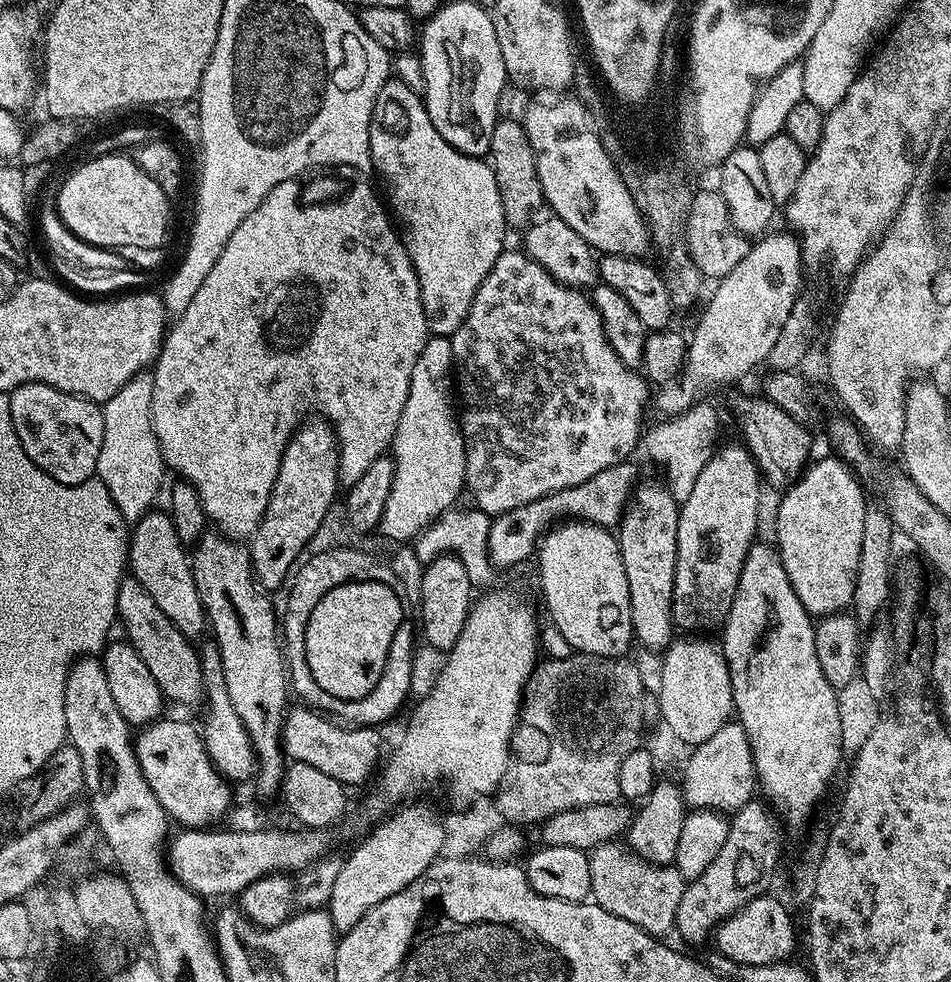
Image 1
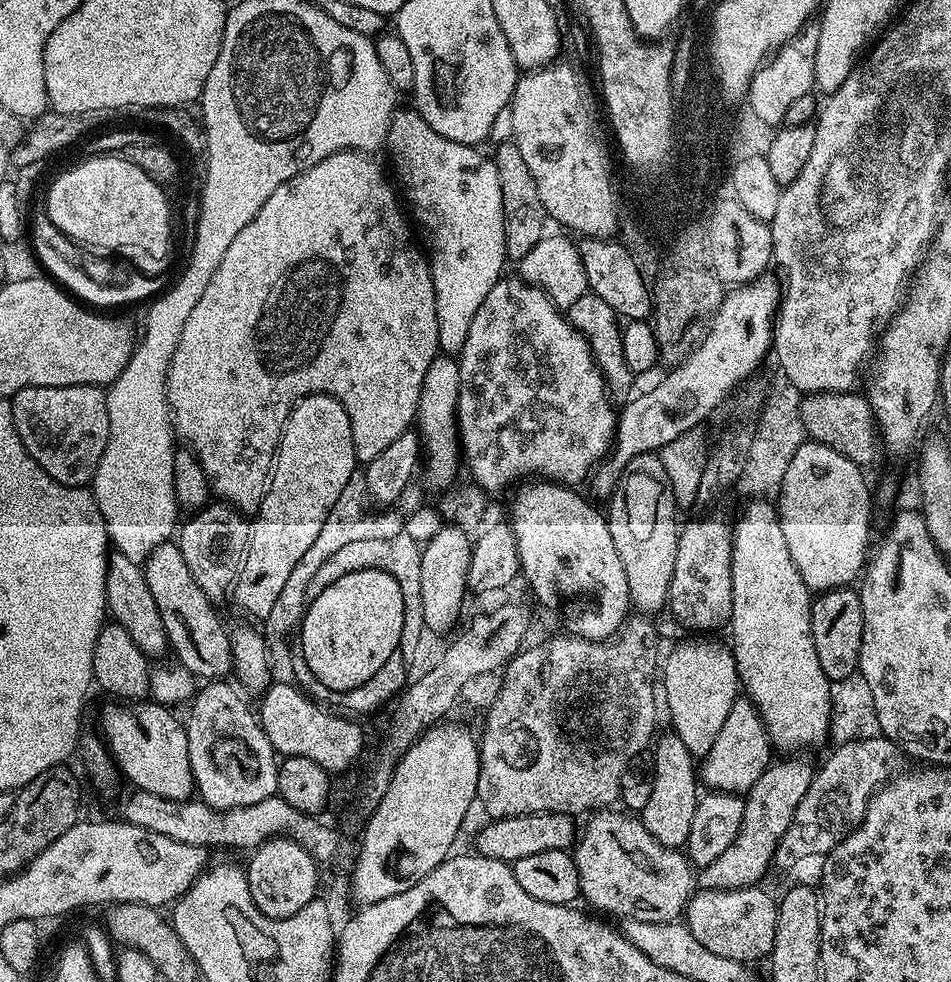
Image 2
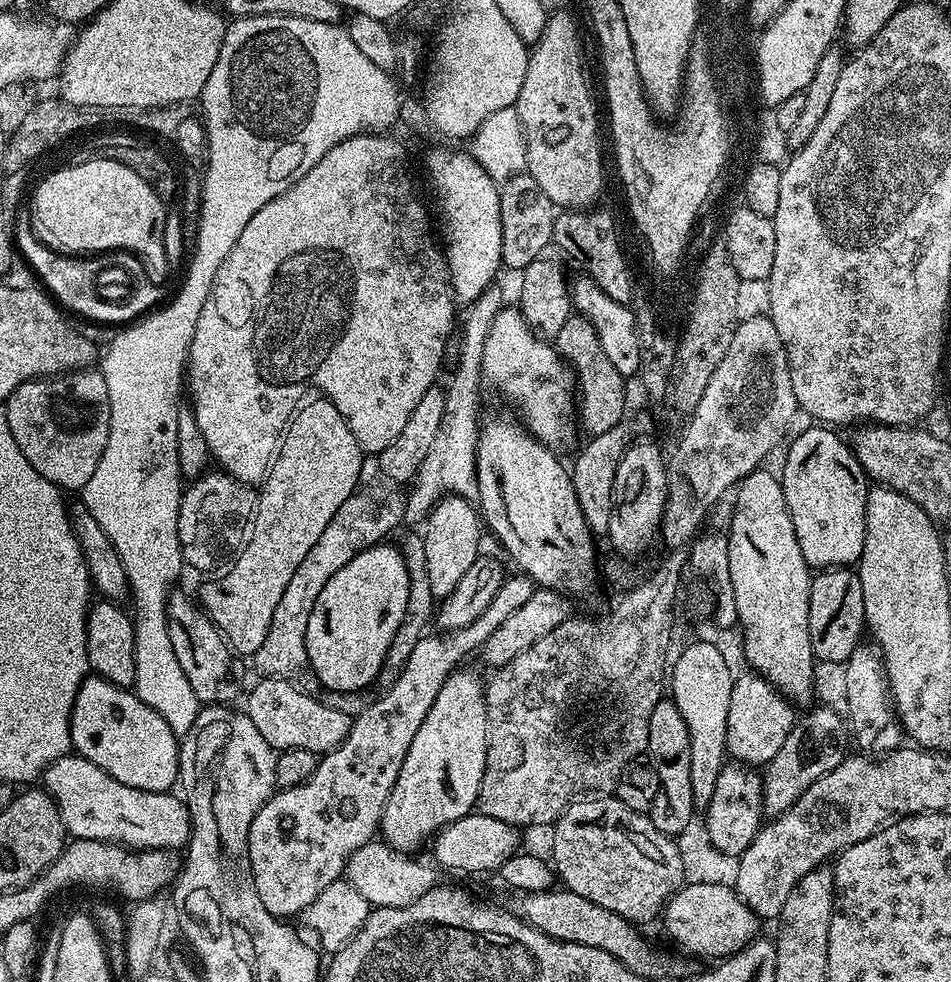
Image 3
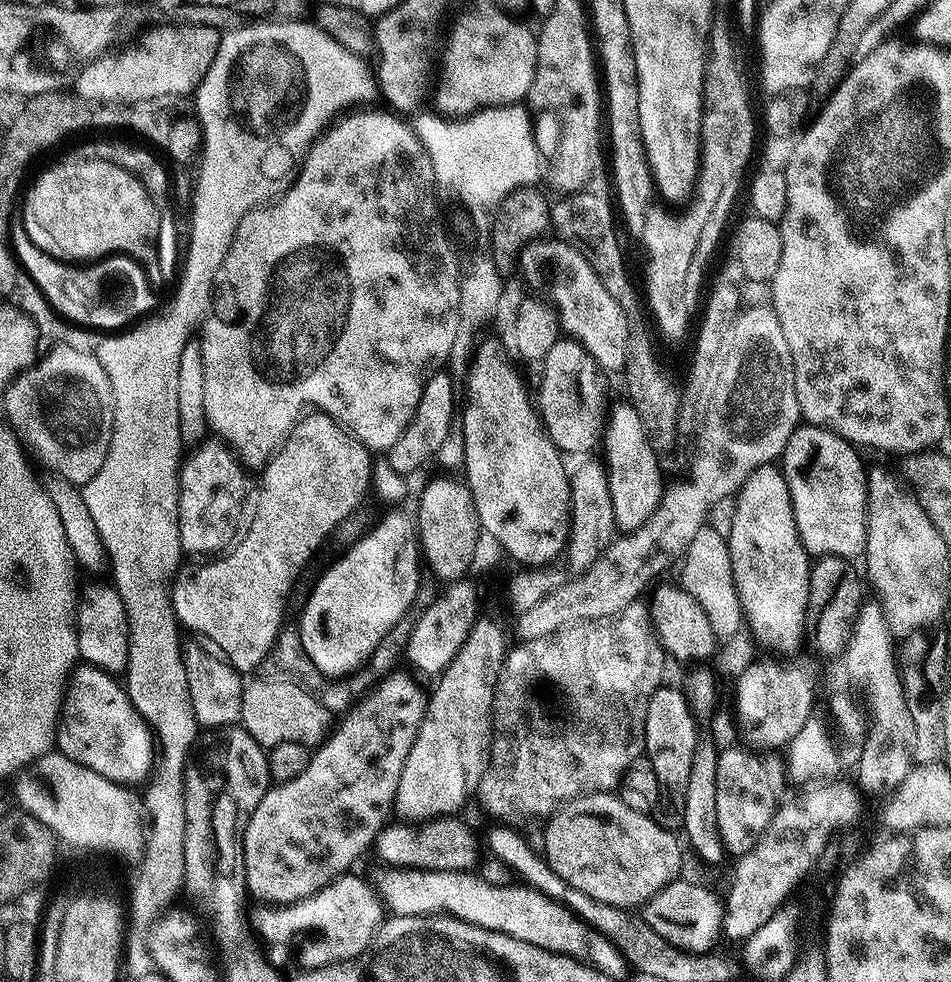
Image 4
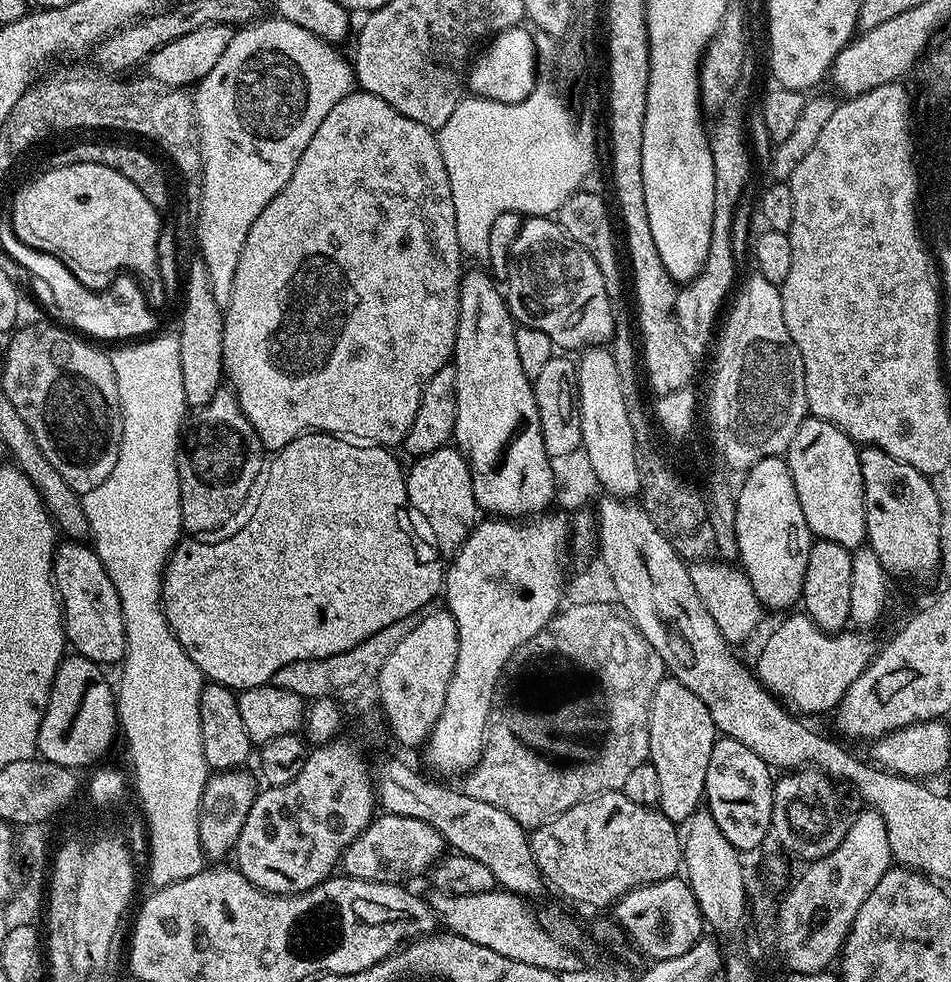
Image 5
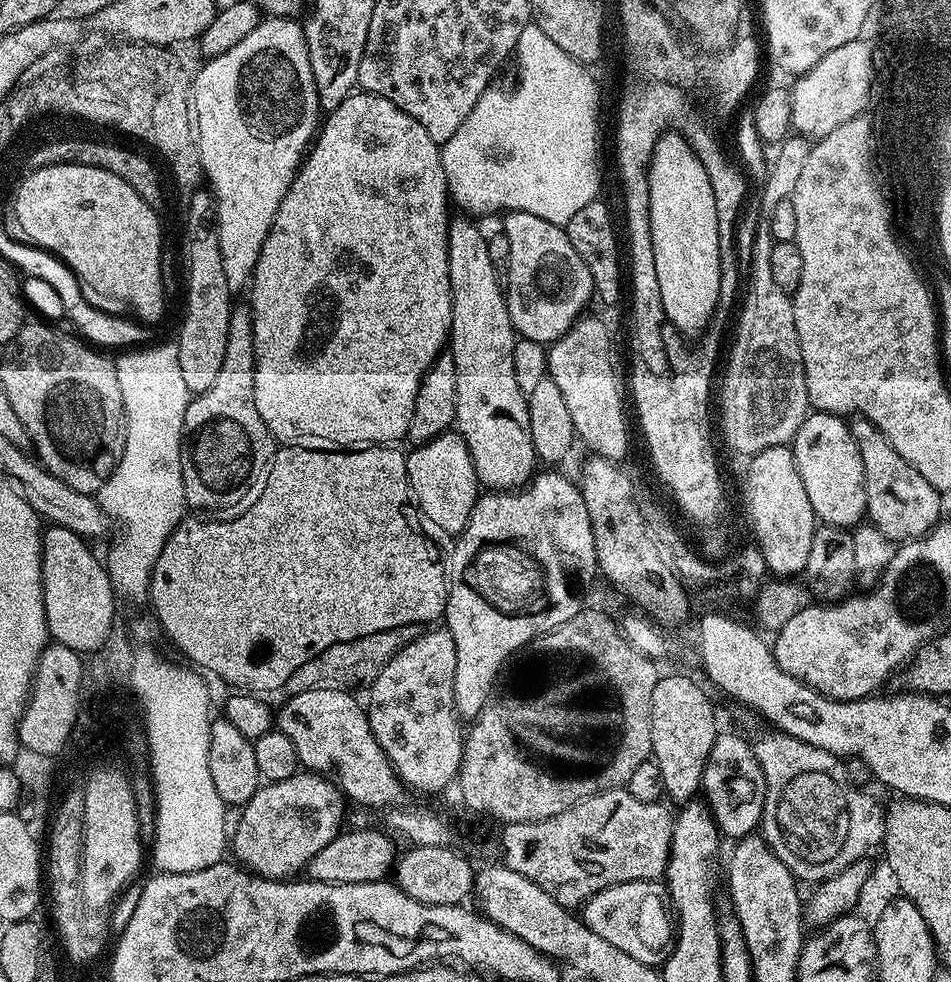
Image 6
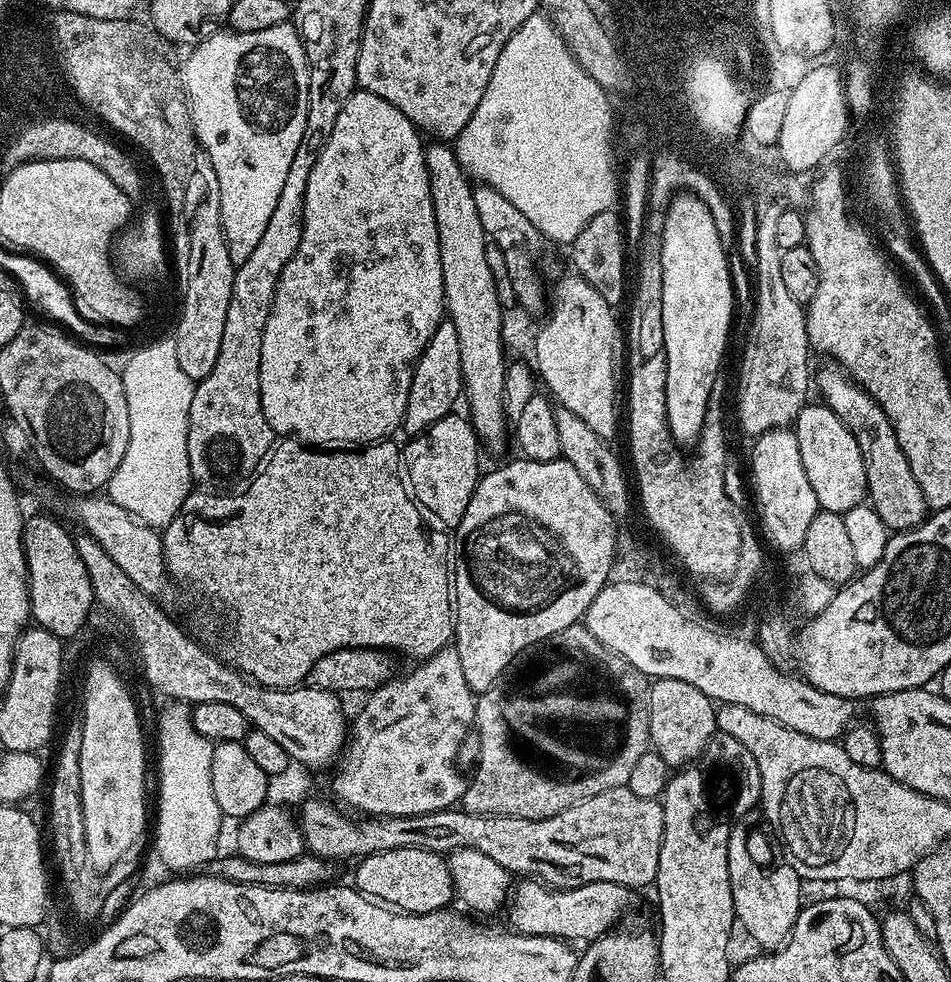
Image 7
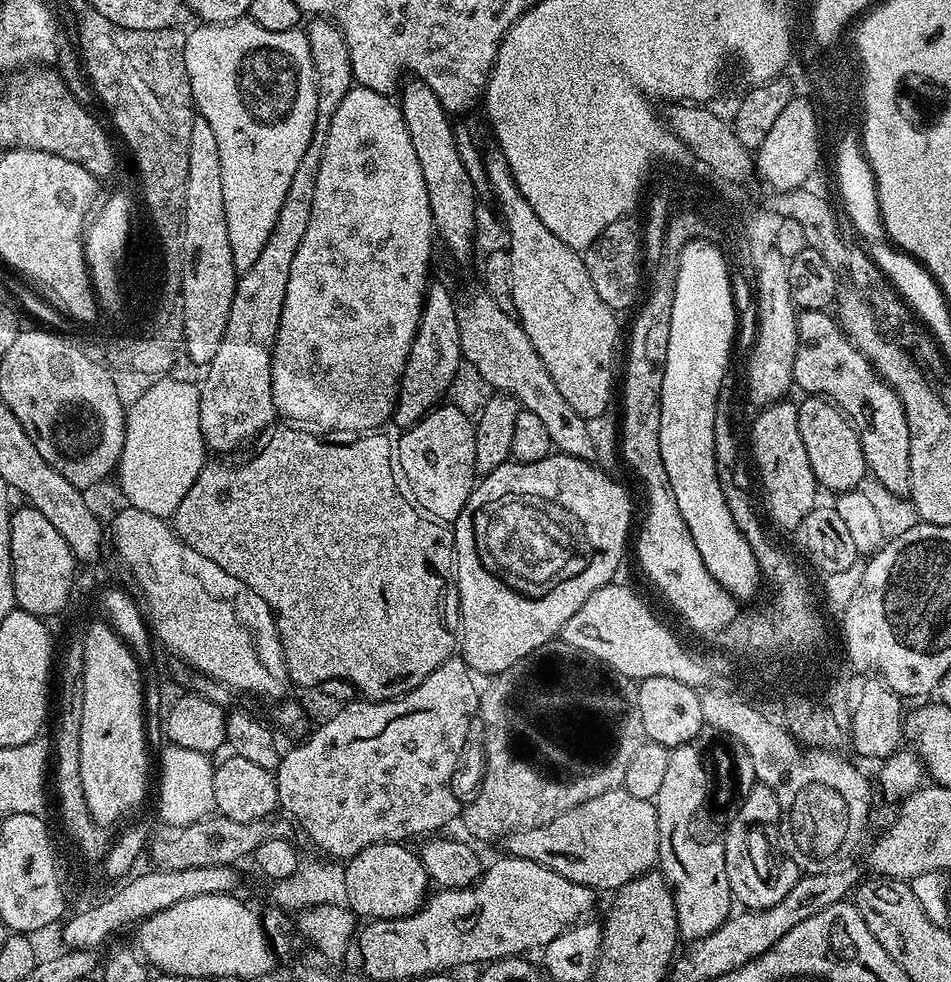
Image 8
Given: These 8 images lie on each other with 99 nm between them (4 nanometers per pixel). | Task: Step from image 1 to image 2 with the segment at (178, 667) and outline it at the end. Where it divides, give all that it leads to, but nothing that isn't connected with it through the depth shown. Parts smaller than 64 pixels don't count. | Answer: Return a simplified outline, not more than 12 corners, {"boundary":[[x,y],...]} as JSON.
{"boundary":[[113,551],[108,616],[149,658],[169,651],[141,565]]}

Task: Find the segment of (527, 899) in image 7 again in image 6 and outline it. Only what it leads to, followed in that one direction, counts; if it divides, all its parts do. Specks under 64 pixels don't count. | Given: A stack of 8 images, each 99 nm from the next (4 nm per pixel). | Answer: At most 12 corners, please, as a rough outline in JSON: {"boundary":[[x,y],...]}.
{"boundary":[[660,880],[622,882],[582,905],[622,954],[663,965],[674,912]]}

